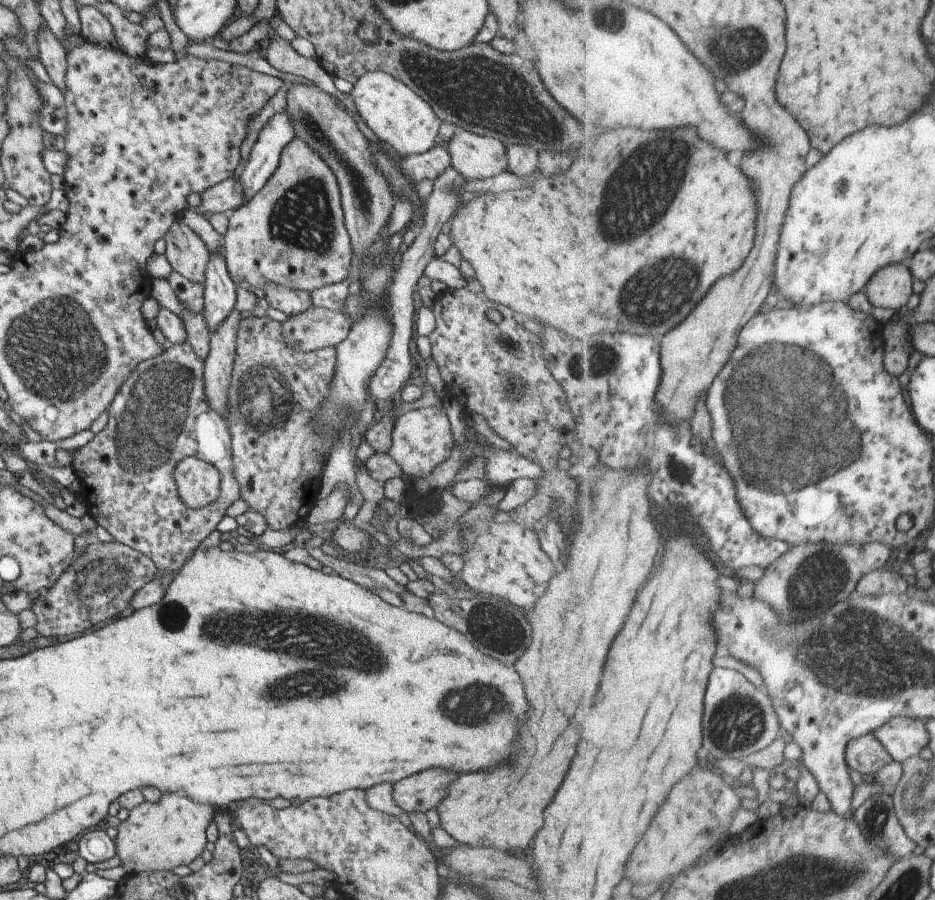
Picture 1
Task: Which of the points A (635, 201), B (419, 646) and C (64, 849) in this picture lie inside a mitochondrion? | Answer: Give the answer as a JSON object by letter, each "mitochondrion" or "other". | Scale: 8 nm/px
{"A":"mitochondrion","B":"other","C":"other"}

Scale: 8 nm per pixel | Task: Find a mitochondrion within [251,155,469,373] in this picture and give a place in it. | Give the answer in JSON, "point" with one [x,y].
{"point":[302,217]}

